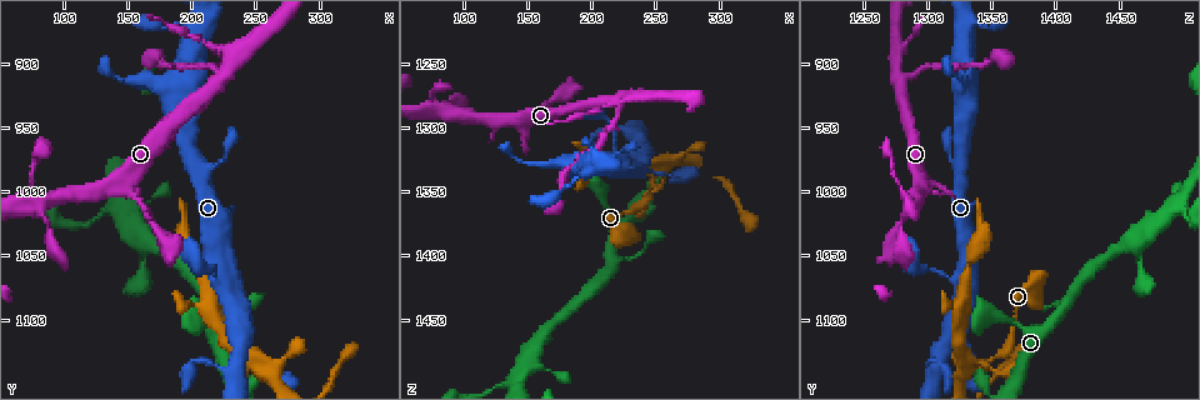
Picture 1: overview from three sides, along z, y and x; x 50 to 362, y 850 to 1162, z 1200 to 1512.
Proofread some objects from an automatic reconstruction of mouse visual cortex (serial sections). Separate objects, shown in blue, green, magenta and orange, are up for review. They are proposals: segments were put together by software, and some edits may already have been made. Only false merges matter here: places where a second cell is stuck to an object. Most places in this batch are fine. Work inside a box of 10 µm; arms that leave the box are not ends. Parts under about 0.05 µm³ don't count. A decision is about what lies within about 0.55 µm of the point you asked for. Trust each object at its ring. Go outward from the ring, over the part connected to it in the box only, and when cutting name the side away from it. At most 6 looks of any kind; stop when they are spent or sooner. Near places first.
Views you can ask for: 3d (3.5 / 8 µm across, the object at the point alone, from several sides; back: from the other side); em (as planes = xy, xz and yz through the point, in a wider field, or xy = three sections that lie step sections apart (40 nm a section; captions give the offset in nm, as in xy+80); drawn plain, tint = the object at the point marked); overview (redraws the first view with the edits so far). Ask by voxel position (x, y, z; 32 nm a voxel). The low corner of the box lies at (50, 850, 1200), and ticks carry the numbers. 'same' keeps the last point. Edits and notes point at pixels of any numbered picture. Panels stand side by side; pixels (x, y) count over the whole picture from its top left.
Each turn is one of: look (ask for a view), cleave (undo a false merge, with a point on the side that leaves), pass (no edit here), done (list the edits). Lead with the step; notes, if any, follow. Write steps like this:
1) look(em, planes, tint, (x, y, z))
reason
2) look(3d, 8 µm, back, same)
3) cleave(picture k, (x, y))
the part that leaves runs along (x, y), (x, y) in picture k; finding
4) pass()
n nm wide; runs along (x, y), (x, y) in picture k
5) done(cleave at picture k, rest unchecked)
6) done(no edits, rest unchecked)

look(3d, 3.5 µm, (222, 914, 1282))
sudden change in width

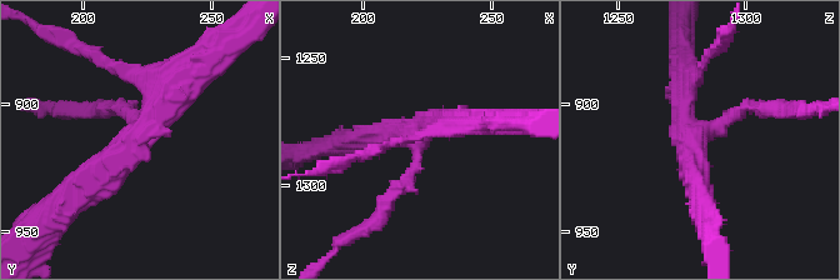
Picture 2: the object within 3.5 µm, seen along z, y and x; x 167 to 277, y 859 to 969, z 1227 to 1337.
look(em, xy, step 2, tint, (221, 913, 1281))
4 arms; arms of 150, 150, 300, 350 nm

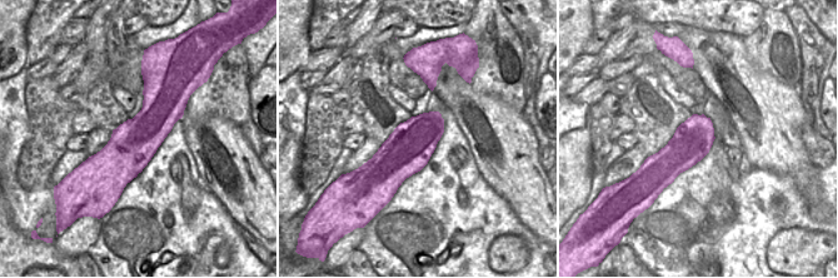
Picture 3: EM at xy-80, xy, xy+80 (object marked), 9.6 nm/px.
pass()
runs along (74, 193), (193, 74) in picture 2; continuous, no second cell

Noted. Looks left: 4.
look(3d, 8 µm, (82, 1010, 1288))
four arms meet

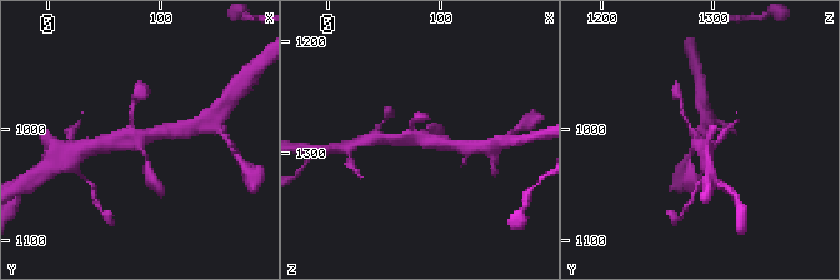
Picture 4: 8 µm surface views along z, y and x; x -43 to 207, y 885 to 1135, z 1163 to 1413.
look(em, xy, step 3, tint, same)
4 arms; arms of 150, 150, 300, 350 nm

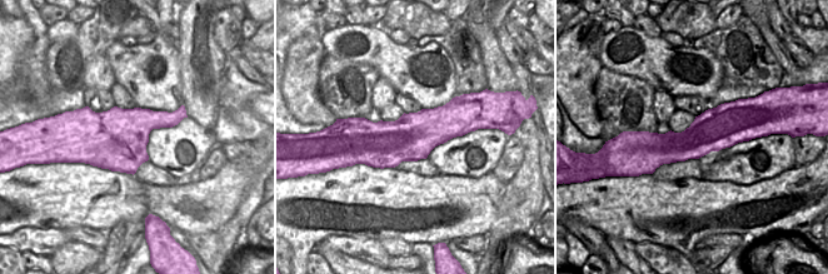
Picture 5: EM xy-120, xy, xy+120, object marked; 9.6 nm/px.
pass()
runs along (174, 131), (141, 139), (148, 171) in picture 4; continuous, no second cell

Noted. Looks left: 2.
done(no edits, rest unchecked)

